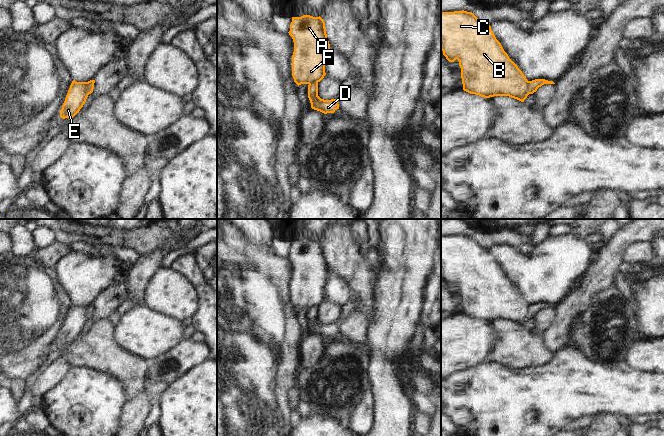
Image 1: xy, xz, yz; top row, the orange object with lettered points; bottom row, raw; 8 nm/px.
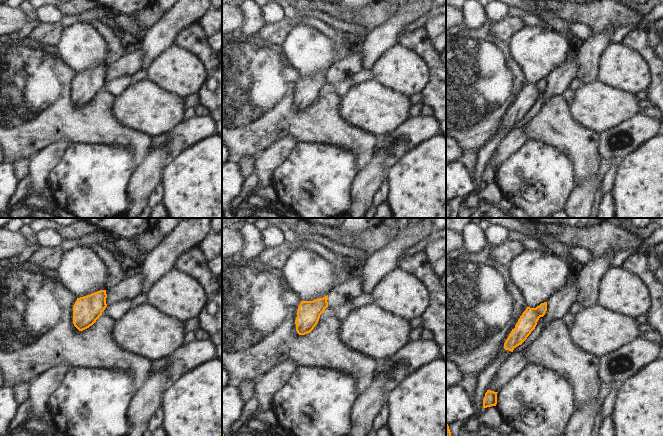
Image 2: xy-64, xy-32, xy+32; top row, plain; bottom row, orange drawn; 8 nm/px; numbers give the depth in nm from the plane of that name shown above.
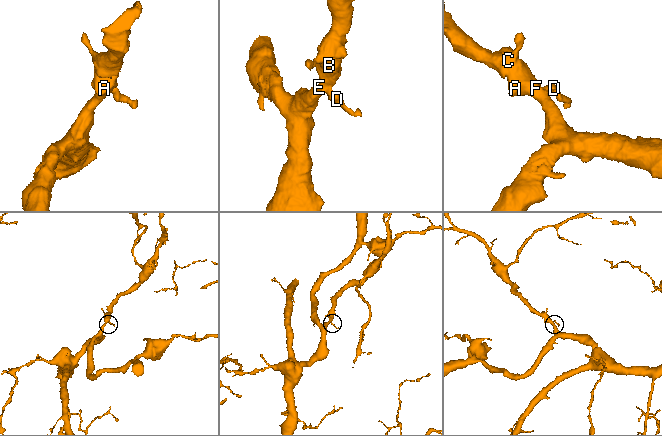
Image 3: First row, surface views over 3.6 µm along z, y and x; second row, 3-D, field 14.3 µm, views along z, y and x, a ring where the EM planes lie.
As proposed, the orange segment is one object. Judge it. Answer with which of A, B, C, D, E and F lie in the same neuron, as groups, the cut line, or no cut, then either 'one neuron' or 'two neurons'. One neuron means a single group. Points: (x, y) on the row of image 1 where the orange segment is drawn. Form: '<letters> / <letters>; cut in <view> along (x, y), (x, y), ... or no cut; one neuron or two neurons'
A B C E F / D; cut in xy along (92, 80), (88, 82), (88, 93); two neurons

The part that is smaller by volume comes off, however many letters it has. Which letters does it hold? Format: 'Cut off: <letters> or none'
Cut off: D

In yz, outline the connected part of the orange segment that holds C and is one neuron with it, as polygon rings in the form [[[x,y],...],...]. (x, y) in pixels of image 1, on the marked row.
[[[441,12],[441,50],[449,62],[459,61],[464,91],[484,98],[509,96],[521,102],[529,95],[529,81],[504,51],[491,26],[481,23],[472,12]]]

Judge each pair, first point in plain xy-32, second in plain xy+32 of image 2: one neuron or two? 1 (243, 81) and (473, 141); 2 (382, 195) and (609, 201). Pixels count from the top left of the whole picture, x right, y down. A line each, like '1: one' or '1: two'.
1: one
2: two

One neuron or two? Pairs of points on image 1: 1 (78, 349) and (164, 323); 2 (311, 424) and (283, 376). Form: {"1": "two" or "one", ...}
{"1": "two", "2": "two"}

